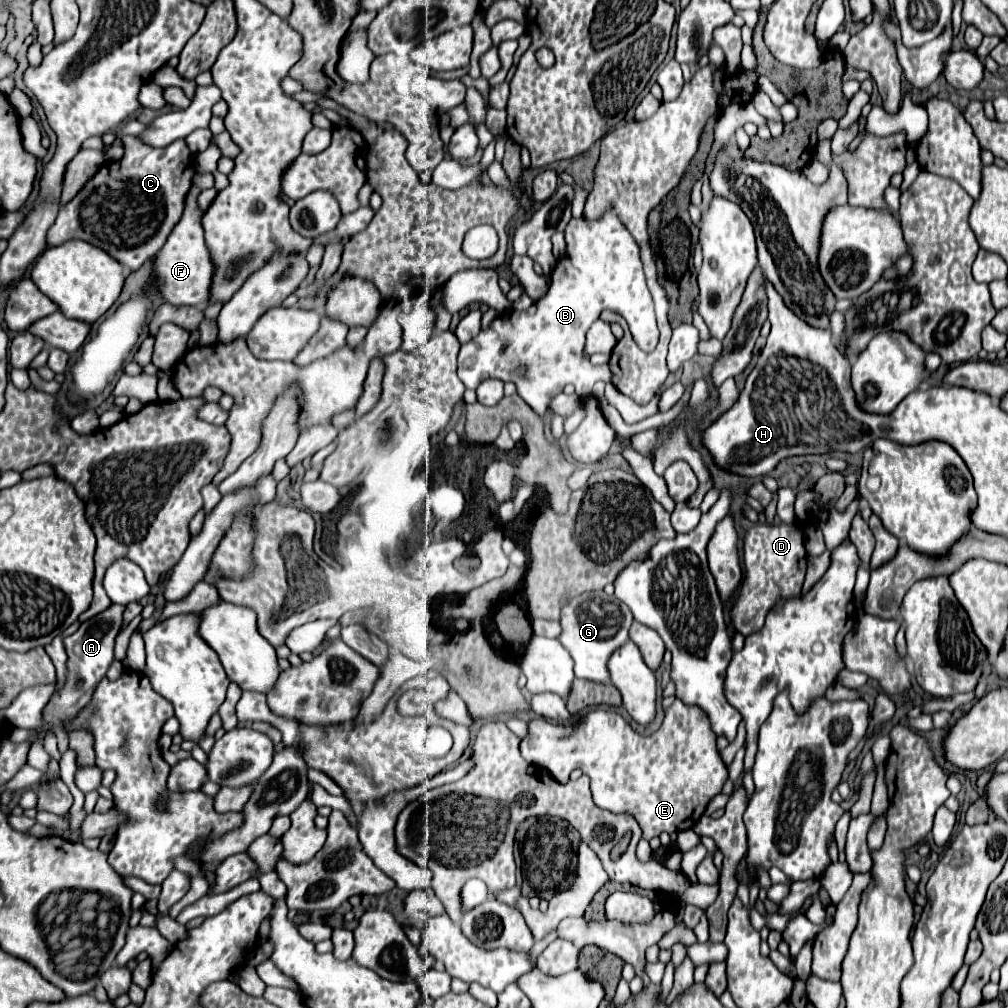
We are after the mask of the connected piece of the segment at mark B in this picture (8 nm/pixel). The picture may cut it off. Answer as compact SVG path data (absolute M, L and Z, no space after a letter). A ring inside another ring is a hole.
M606 211L596 221L570 219L566 227L566 255L552 269L546 295L526 311L512 309L498 315L490 331L480 331L470 343L462 345L458 353L458 379L466 389L476 389L490 377L504 383L512 381L518 395L540 417L544 417L552 397L568 383L576 387L580 397L590 395L596 381L609 383L612 377L608 363L594 366L584 357L584 335L604 309L618 311L628 321L638 347L654 351L658 327L640 251L614 211Z

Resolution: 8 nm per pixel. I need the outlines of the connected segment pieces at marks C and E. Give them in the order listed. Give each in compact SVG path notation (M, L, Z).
M124 137L122 141L126 149L124 157L106 163L86 181L72 201L60 207L54 225L46 233L46 245L54 247L68 239L80 239L100 247L110 257L118 259L118 263L136 271L160 251L170 231L178 225L196 167L194 155L184 139L164 149L148 147L136 137Z
M678 699L668 707L662 727L650 737L642 737L632 731L632 727L616 711L594 709L572 725L552 723L540 717L528 721L528 733L520 741L520 751L528 763L546 767L560 783L568 781L566 775L570 775L572 769L582 769L592 779L590 783L594 803L612 813L630 811L640 823L644 833L642 837L646 841L658 837L662 831L676 833L682 829L690 829L702 817L708 801L722 791L722 785L728 777L728 769L722 763L720 753L716 751L716 735L710 731L706 715L702 715L698 707L686 707Z

